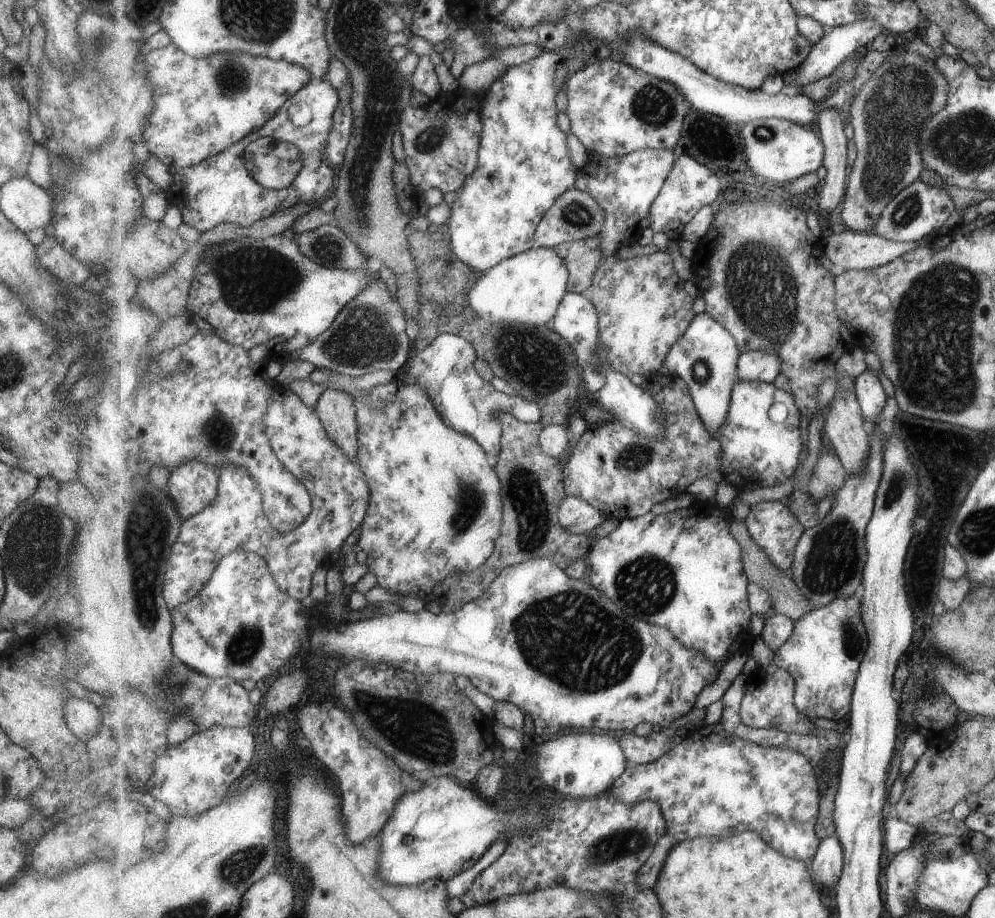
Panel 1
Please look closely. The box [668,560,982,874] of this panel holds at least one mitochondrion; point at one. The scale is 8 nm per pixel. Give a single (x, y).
(852, 637)

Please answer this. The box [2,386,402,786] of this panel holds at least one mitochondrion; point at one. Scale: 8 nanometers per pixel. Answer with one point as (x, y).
(146, 525)

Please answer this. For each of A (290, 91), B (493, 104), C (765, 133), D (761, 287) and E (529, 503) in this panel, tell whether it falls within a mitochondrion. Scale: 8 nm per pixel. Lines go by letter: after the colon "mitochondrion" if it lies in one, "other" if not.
A: other
B: other
C: mitochondrion
D: mitochondrion
E: mitochondrion

